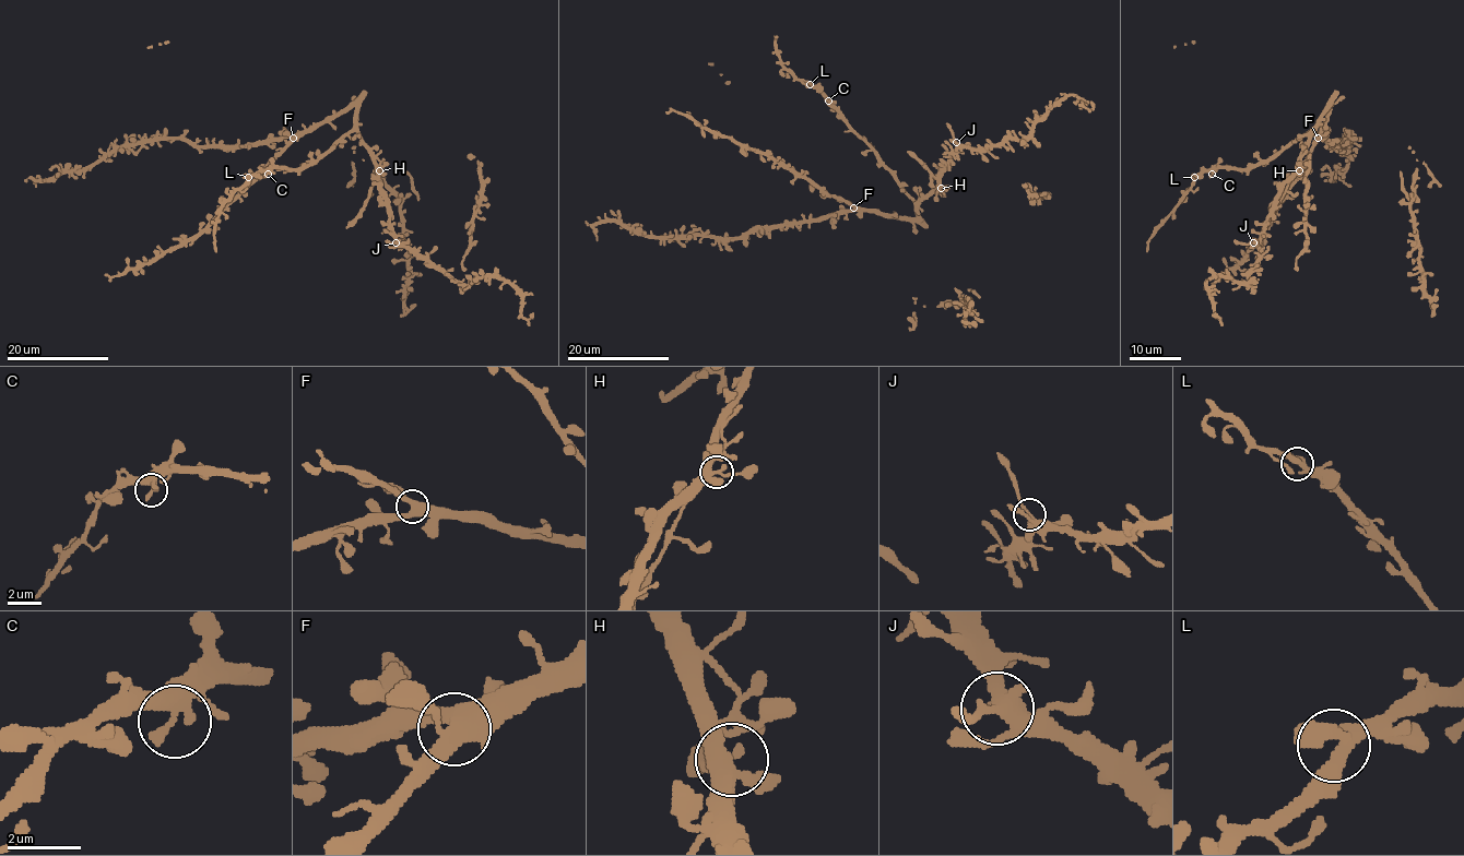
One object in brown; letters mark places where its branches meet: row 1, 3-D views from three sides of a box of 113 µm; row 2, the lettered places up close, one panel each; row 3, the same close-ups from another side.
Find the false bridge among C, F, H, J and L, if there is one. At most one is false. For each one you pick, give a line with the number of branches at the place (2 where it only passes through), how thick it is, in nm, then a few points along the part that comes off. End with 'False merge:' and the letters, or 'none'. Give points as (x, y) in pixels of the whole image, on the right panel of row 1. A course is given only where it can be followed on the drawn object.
J: 4 | 320 nm | (1253, 242), (1235, 241)
False merge: J

